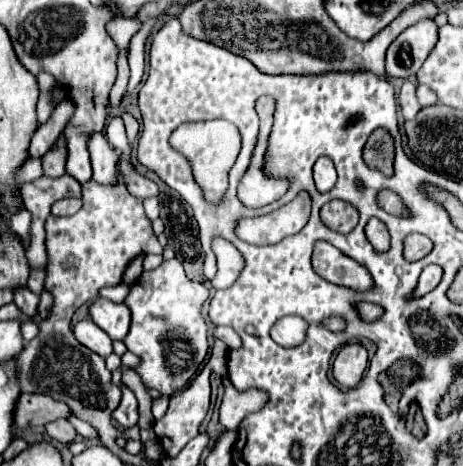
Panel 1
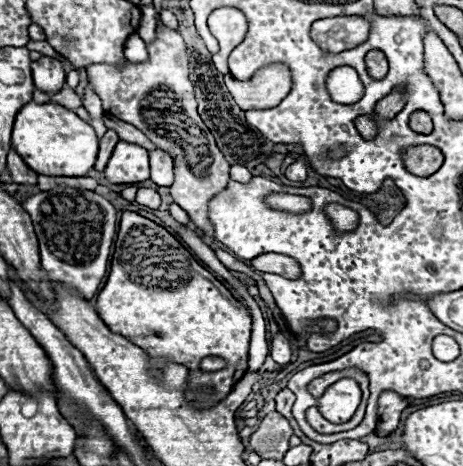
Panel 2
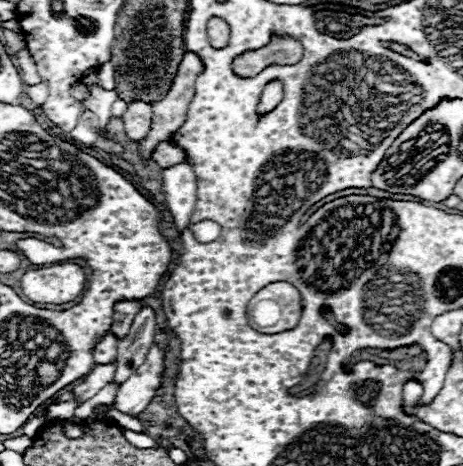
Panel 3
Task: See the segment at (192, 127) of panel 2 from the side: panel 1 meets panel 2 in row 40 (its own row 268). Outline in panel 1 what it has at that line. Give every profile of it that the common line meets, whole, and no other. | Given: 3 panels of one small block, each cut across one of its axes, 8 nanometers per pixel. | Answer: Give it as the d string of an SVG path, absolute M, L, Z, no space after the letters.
M178 258L164 260L158 268L142 272L130 286L124 304L132 312L132 324L124 344L140 358L140 364L132 370L140 376L144 386L160 386L162 394L170 396L194 378L208 352L208 326L202 316L206 300L206 286L188 278Z

